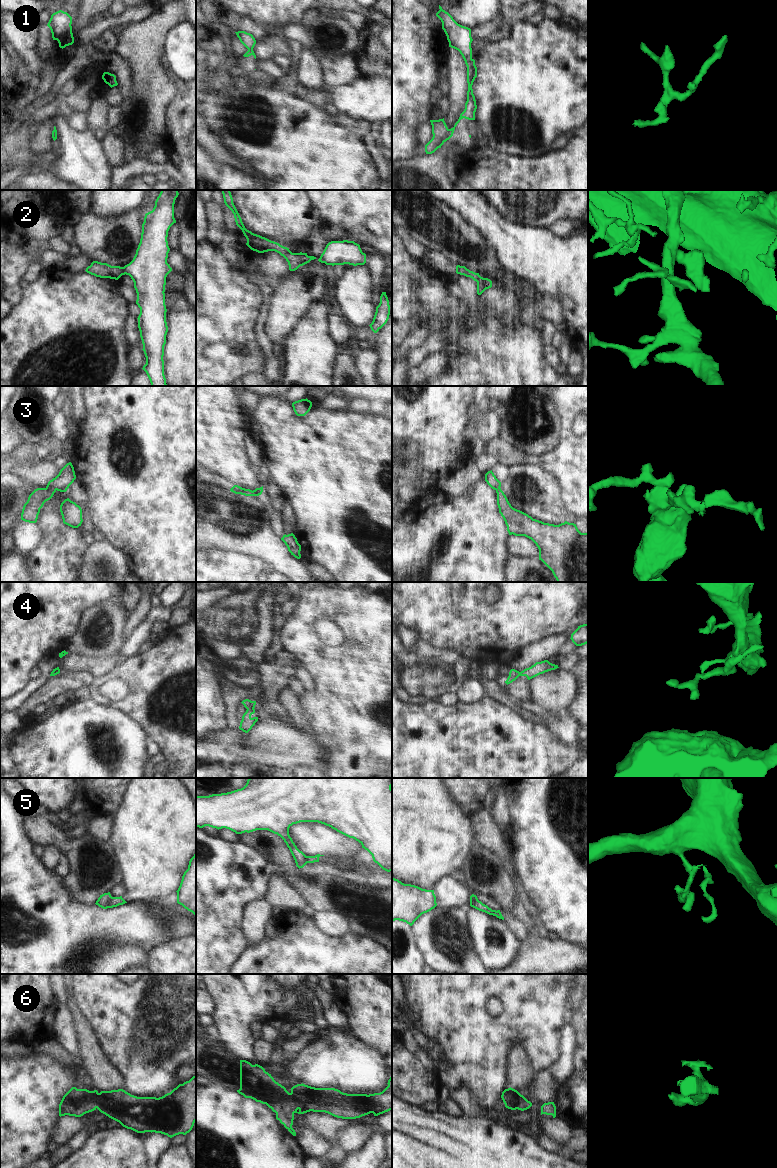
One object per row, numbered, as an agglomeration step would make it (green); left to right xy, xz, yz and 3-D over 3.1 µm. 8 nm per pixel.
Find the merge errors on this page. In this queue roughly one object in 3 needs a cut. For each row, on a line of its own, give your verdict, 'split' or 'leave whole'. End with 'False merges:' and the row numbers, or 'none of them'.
1: split
2: leave whole
3: split
4: split
5: split
6: leave whole
False merges: 1, 3, 4, 5

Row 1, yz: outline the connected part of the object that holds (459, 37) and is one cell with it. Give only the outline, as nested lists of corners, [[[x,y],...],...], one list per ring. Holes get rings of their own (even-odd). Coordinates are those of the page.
[[[440,5],[439,9],[440,10],[436,13],[436,16],[442,22],[442,29],[447,36],[449,47],[460,52],[467,66],[467,101],[465,103],[465,109],[460,114],[458,121],[455,123],[453,128],[449,129],[447,133],[449,140],[453,136],[455,127],[461,119],[465,118],[468,120],[475,120],[477,105],[475,96],[473,94],[472,85],[477,77],[477,67],[475,65],[475,60],[472,58],[471,43],[473,39],[471,37],[471,29],[458,24],[448,12],[442,9]]]

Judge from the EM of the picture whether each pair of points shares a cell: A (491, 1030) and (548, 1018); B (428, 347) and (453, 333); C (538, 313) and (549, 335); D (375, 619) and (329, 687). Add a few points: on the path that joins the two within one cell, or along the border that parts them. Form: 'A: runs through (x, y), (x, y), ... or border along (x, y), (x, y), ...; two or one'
A: runs through (505, 1025), (507, 1023), (521, 1023), (534, 1018); one
B: runs through (434, 343), (447, 334); one
C: border along (541, 327), (551, 325), (556, 330); two
D: runs through (375, 636), (375, 641), (346, 670); one

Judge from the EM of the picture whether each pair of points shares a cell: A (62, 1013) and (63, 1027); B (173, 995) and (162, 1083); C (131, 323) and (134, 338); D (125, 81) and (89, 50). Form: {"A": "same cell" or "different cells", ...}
{"A": "same cell", "B": "same cell", "C": "same cell", "D": "same cell"}

